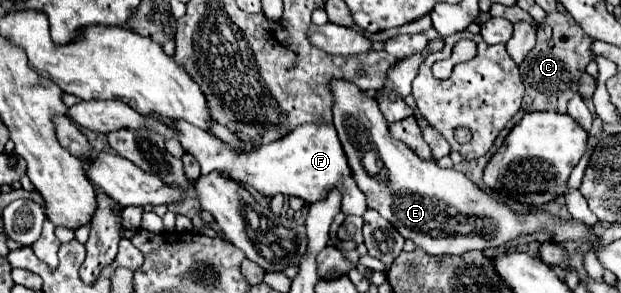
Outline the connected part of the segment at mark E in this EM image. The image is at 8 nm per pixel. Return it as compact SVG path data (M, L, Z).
M333 80L333 96L333 126L347 154L353 178L359 190L367 196L367 206L377 210L405 240L411 240L427 254L441 256L499 248L521 234L543 228L551 230L553 240L557 242L589 240L593 248L599 244L599 238L589 232L589 226L577 220L561 222L541 210L517 216L507 206L481 192L465 174L457 170L443 170L433 160L417 158L403 142L397 142L389 134L387 120L383 118L377 102L363 96L351 82Z

